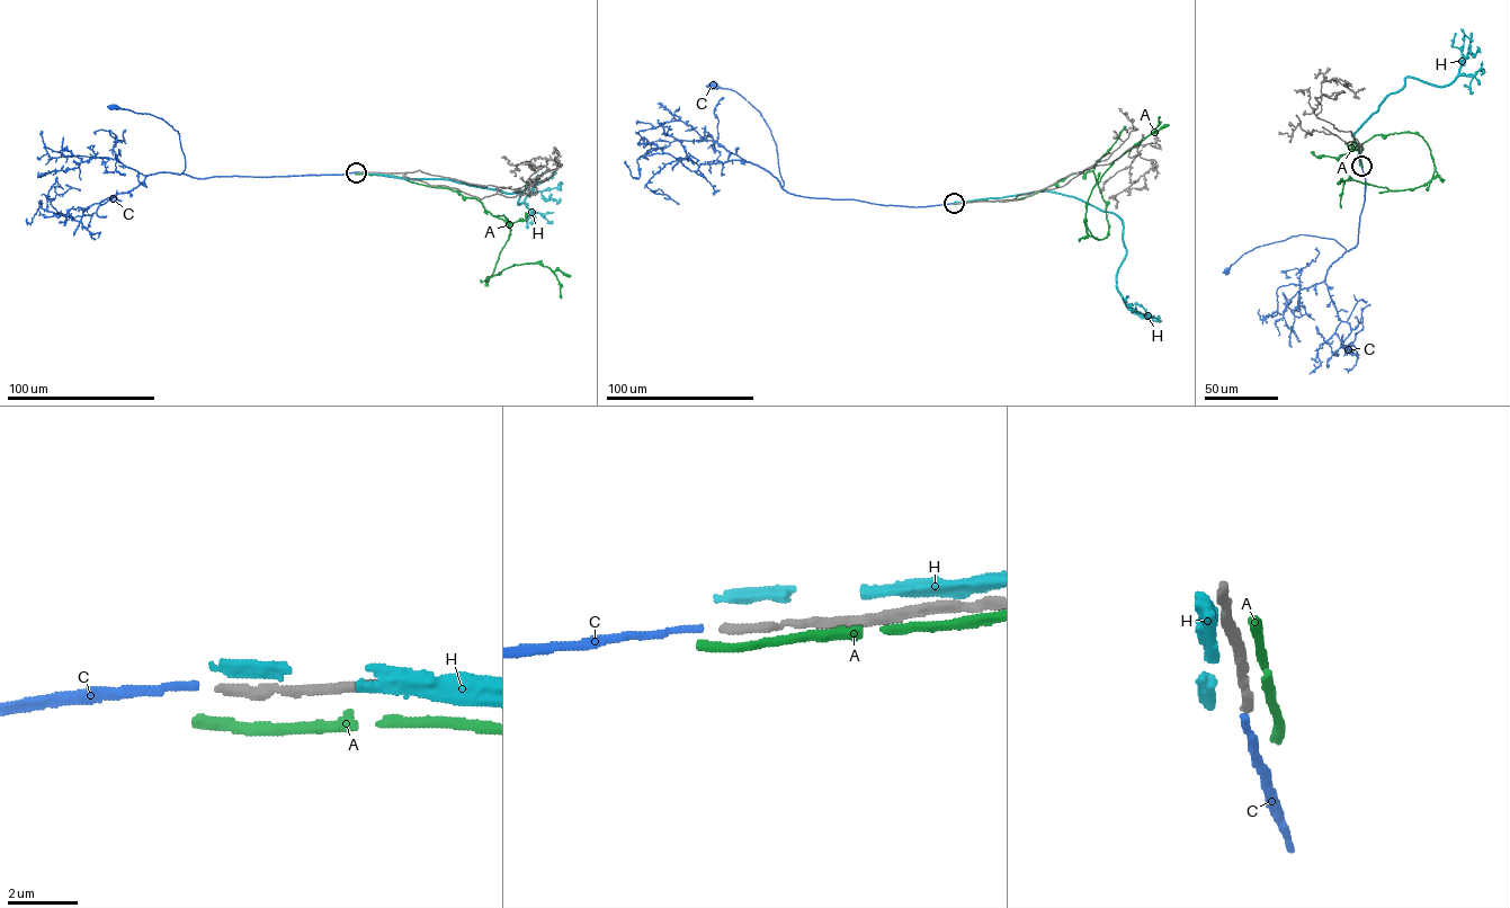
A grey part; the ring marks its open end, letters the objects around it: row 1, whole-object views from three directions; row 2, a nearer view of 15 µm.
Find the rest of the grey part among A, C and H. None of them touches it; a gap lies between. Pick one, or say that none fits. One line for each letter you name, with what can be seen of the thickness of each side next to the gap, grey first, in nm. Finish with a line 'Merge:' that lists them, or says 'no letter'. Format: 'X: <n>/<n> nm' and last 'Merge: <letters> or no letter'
C: 240/190 nm
Merge: C

